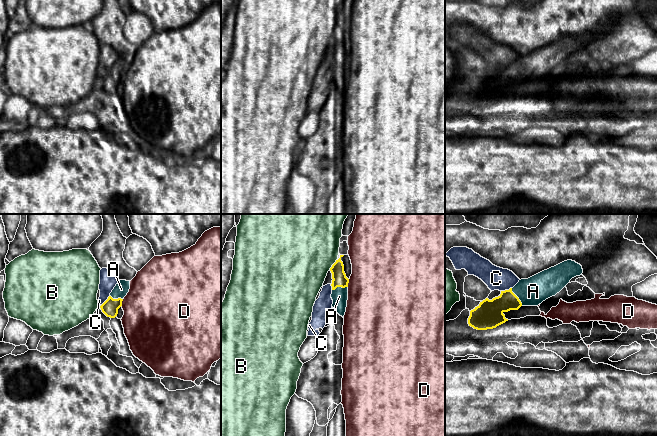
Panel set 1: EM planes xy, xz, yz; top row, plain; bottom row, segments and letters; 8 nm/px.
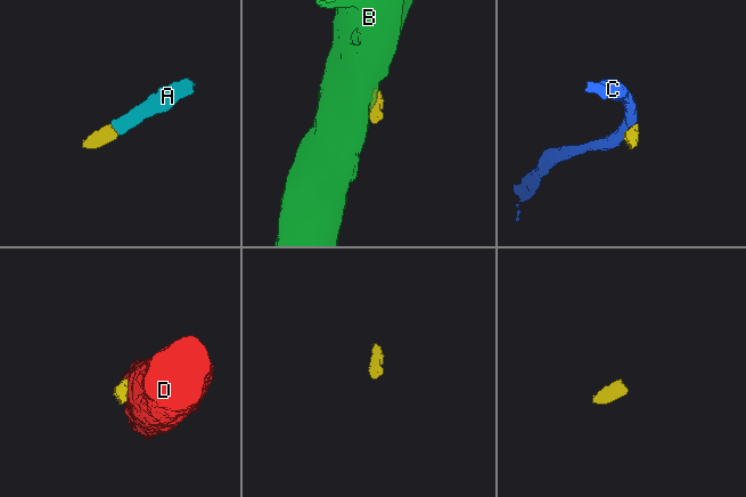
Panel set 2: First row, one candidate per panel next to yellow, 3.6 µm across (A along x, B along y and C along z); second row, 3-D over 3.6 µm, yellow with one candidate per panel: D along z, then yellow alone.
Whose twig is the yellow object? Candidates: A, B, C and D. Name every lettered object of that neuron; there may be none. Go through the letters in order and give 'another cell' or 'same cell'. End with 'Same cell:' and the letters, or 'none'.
A: same cell
B: another cell
C: another cell
D: another cell
Same cell: A

